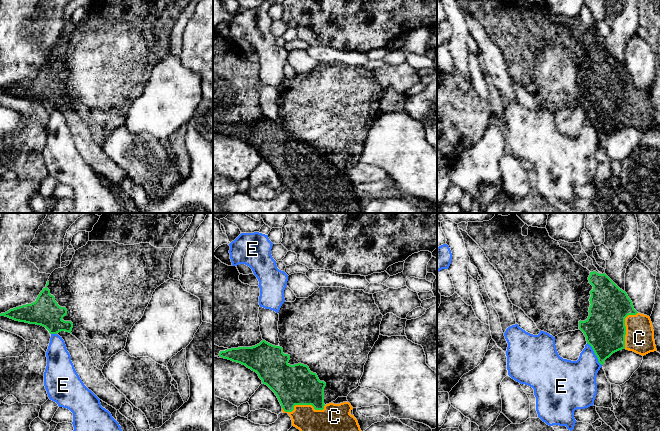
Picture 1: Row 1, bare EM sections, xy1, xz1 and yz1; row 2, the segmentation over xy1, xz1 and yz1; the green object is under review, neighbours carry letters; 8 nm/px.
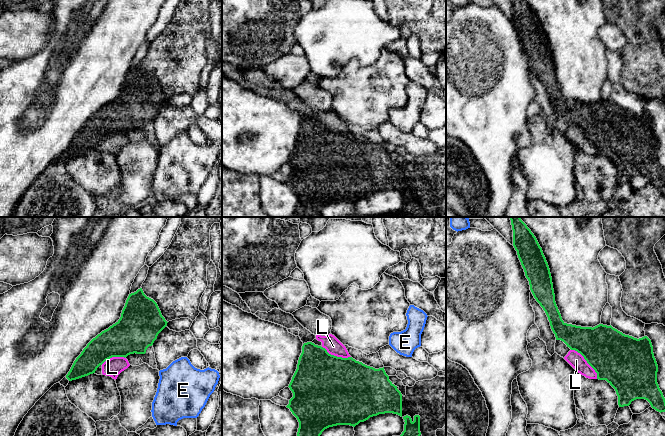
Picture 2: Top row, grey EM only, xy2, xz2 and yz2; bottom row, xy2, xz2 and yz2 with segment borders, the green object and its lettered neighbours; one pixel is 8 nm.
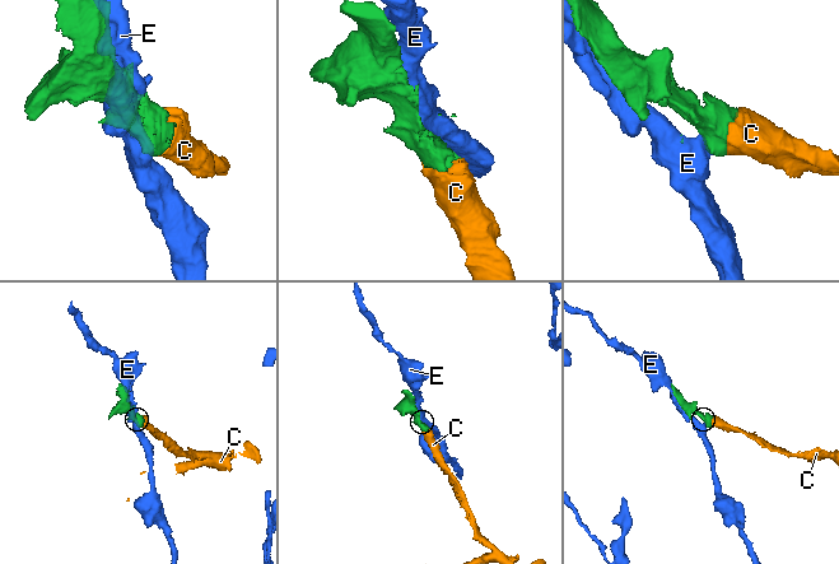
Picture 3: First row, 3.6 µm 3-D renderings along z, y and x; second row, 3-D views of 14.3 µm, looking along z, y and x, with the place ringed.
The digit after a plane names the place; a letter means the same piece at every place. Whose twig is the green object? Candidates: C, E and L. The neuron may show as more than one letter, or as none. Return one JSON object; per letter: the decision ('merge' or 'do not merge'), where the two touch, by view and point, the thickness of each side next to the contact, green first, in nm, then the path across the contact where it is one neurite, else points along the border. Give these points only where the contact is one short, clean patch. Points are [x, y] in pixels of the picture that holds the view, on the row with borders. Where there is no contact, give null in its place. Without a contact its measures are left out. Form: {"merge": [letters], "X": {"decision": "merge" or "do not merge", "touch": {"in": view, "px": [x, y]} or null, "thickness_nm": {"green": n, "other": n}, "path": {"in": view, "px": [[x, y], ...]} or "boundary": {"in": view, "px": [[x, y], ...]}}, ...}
{"merge": ["C"], "C": {"decision": "merge", "touch": {"in": "xz1", "px": [303, 404]}, "thickness_nm": {"green": 320, "other": 200}}, "E": {"decision": "do not merge", "touch": {"in": "yz1", "px": [595, 354]}, "thickness_nm": {"green": 320, "other": 300}, "boundary": {"in": "yz1", "px": [[587, 342], [601, 365]]}}, "L": {"decision": "do not merge", "touch": {"in": "yz2", "px": [587, 362]}, "thickness_nm": {"green": 400, "other": 120}}}

